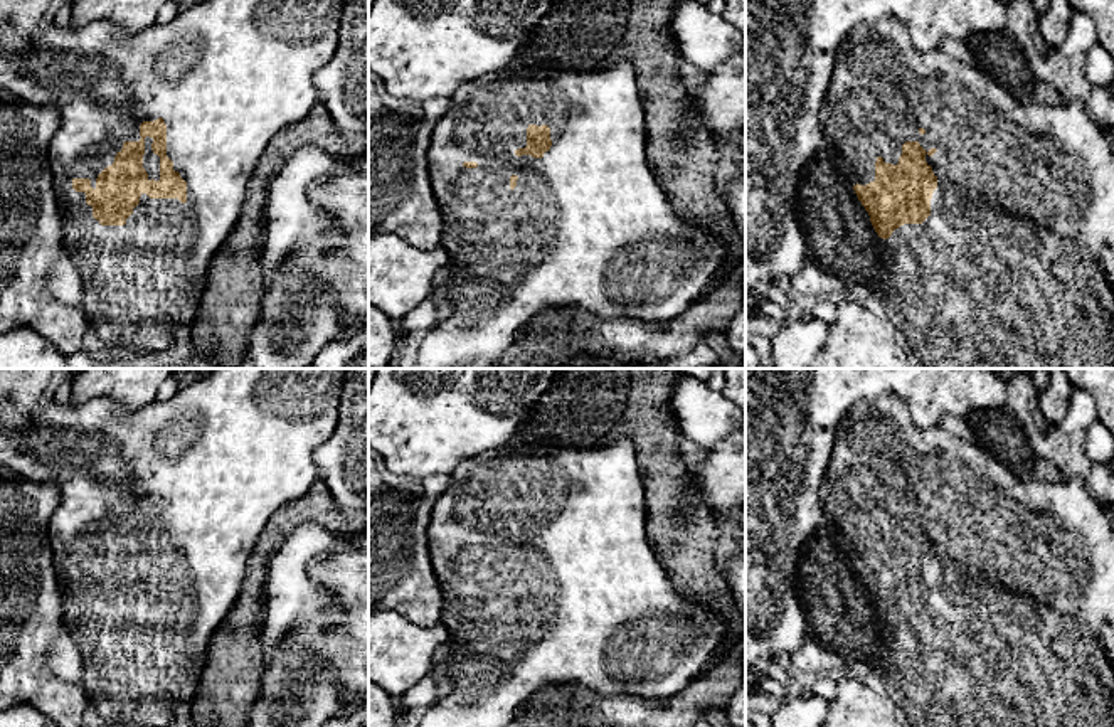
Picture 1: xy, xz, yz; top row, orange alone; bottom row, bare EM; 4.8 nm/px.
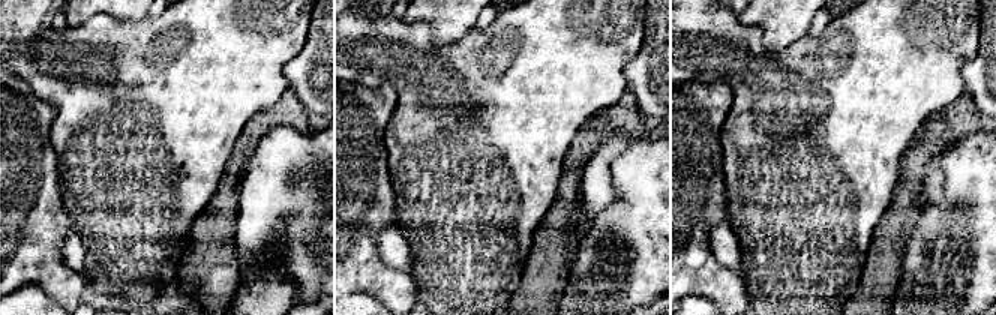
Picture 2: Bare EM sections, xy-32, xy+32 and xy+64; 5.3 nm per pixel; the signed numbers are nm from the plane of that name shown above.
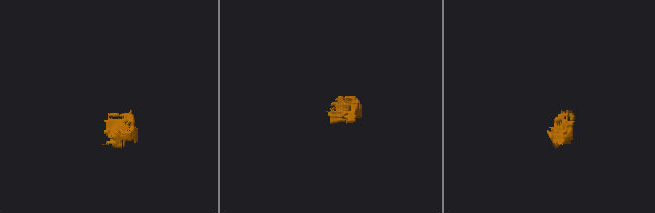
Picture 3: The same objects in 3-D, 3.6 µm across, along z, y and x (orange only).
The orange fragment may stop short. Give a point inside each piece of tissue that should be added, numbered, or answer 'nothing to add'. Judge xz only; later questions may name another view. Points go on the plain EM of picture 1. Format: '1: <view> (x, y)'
1: xz (589, 601)

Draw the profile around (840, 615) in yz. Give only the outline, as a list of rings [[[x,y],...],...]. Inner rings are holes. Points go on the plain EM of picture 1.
[[[825,520],[804,544],[796,576],[811,641],[848,660],[875,661],[875,606],[835,523]]]

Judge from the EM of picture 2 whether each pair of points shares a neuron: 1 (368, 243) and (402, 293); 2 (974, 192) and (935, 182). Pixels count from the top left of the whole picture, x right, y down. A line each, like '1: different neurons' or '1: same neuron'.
1: same neuron
2: different neurons

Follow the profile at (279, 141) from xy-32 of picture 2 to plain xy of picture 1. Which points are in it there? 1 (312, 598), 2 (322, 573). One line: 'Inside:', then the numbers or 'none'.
Inside: 1

